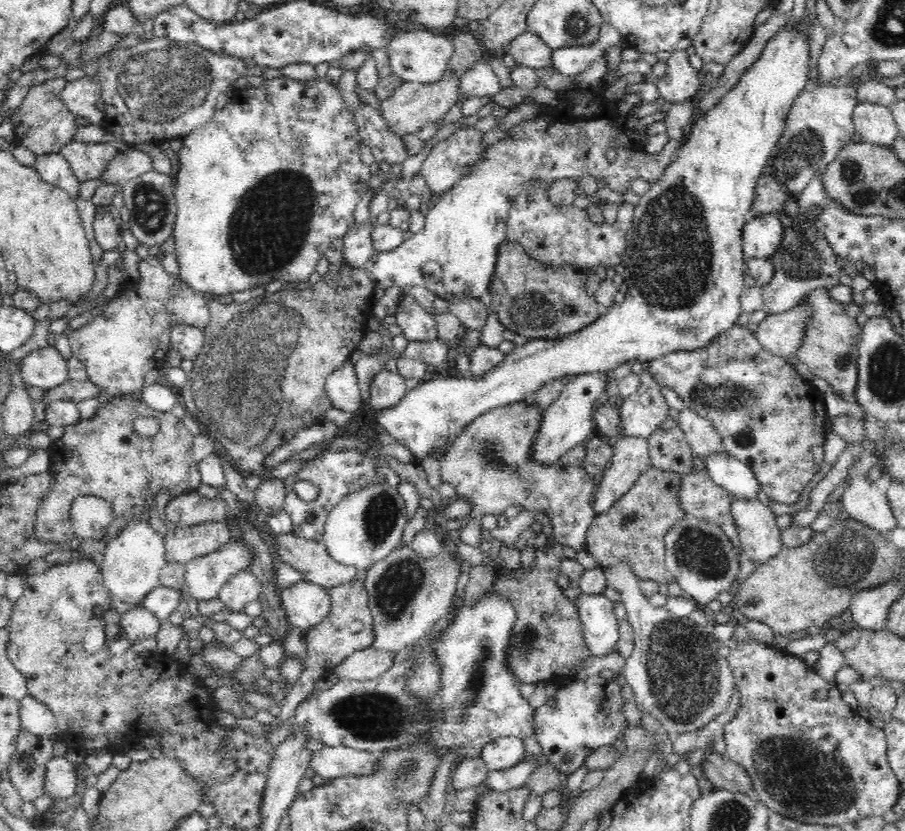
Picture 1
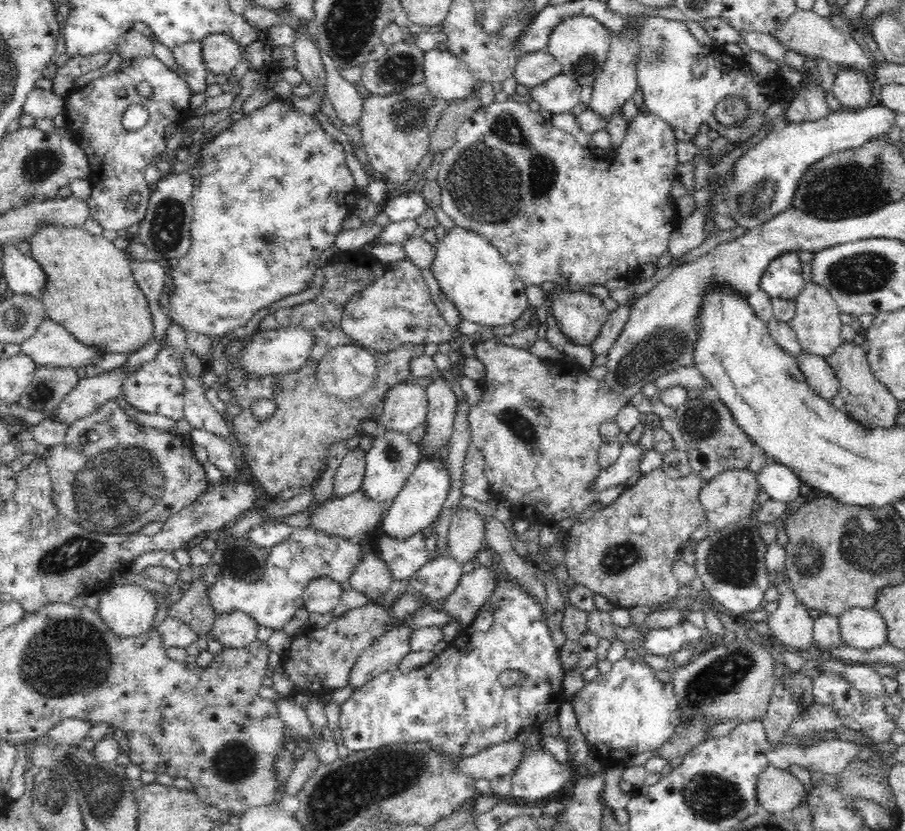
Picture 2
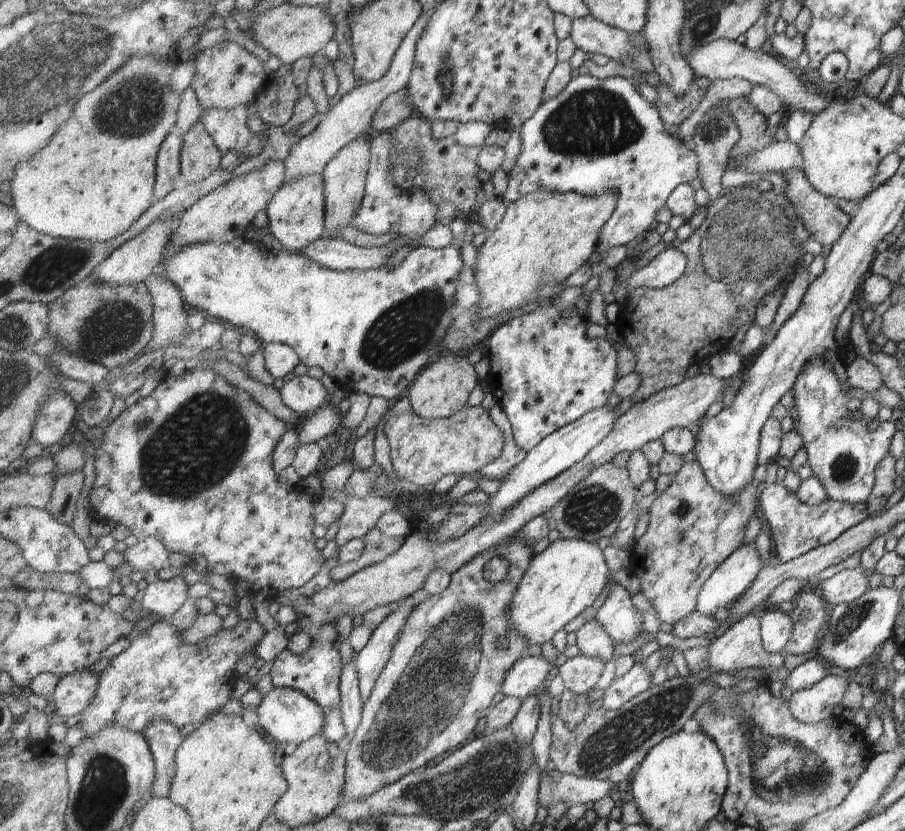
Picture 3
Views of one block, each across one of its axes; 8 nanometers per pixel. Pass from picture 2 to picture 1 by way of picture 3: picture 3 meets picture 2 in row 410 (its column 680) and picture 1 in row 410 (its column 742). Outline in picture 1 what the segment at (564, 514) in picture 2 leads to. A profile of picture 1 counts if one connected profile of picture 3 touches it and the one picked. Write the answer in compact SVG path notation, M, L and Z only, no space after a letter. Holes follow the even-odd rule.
M525 402L511 403L498 409L490 410L482 414L478 419L470 422L467 428L458 436L457 440L440 453L439 465L441 480L444 483L452 483L457 495L468 499L472 506L471 519L464 523L460 531L460 542L479 547L483 540L480 536L480 518L486 514L498 515L504 513L506 508L513 505L524 507L526 511L540 511L547 515L552 525L552 534L561 545L571 546L574 550L585 548L586 532L590 528L590 522L596 518L593 508L593 498L597 490L597 483L592 475L583 467L558 467L552 465L540 465L532 461L530 448L535 440L535 433L541 426L543 412L533 408Z

